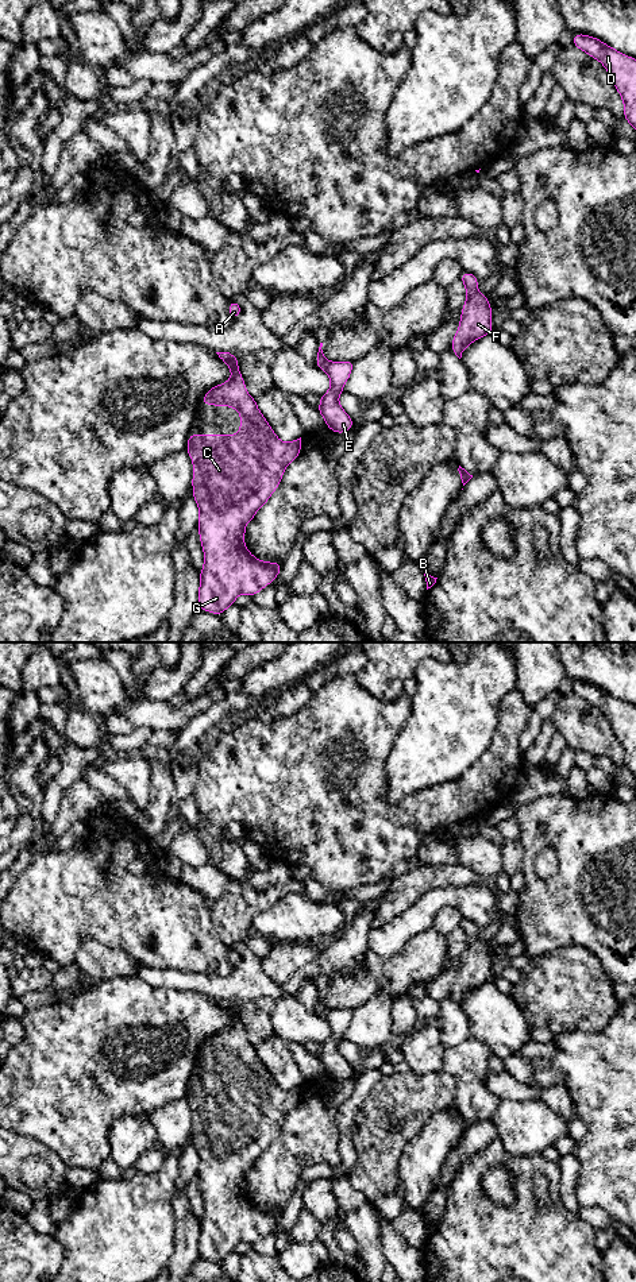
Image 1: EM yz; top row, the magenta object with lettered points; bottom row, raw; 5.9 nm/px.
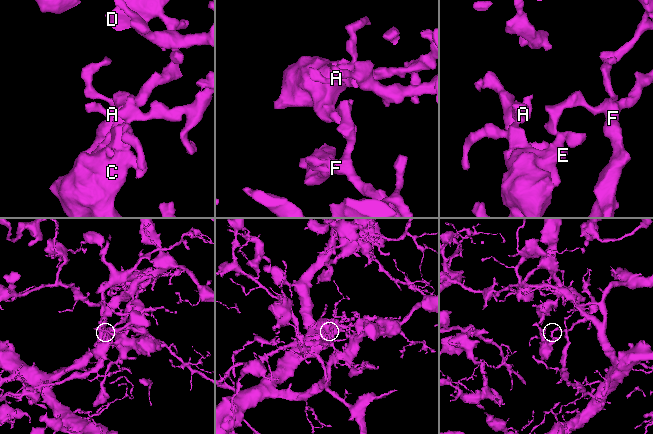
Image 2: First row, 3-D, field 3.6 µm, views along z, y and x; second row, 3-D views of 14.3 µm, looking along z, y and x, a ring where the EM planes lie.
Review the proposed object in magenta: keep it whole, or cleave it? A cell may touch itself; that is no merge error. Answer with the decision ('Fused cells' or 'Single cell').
Fused cells

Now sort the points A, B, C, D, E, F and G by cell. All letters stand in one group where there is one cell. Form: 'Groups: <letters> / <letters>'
Groups: A C D E G / B F

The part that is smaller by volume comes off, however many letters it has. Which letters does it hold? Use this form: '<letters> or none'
B, F

